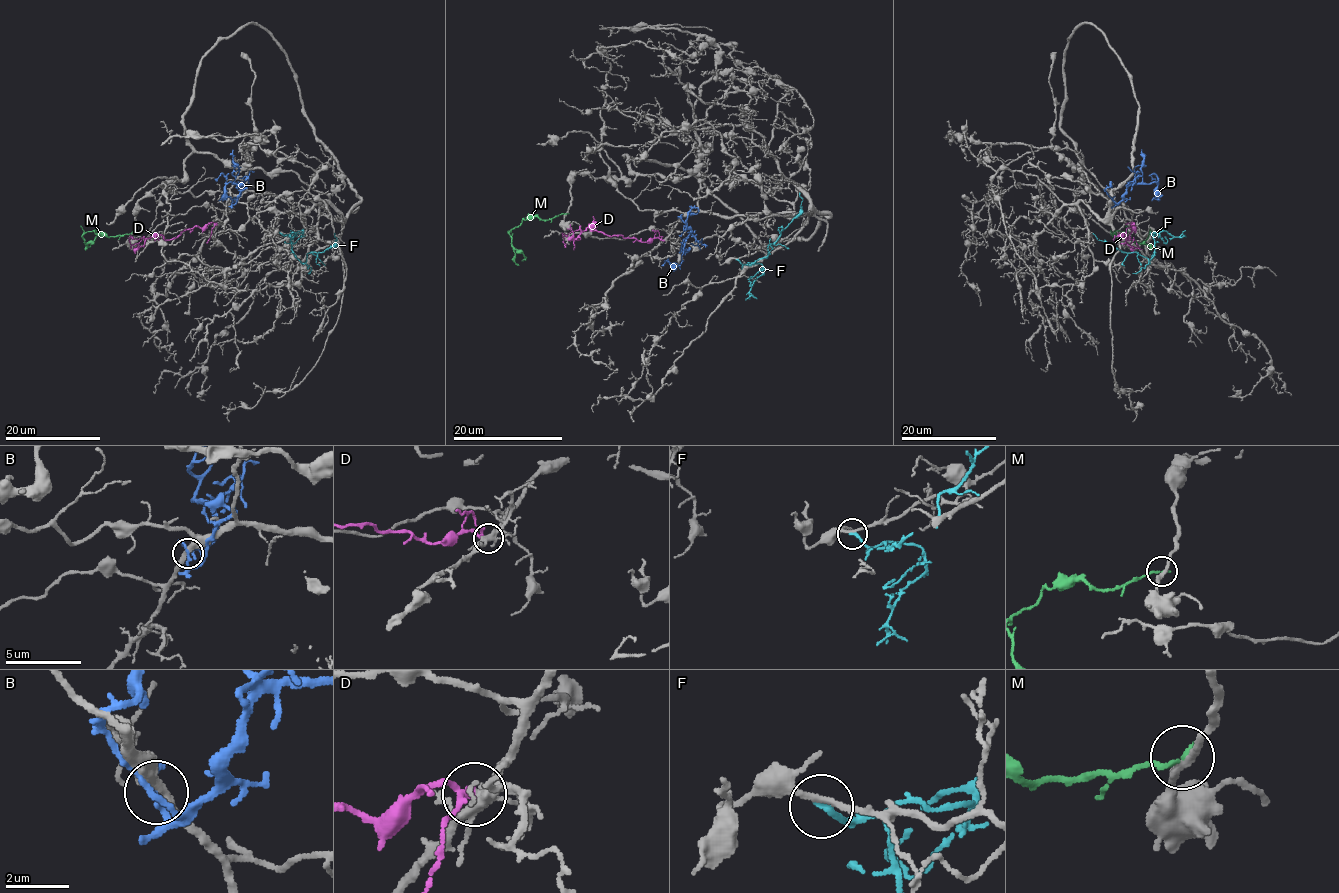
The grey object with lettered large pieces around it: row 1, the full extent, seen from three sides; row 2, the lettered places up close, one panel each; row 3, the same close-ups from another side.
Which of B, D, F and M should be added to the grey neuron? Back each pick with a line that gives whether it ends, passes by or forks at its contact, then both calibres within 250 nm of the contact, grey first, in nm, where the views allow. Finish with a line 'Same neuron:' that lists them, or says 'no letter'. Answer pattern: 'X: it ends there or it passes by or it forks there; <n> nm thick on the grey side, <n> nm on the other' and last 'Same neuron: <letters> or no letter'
Same neuron: no letter

